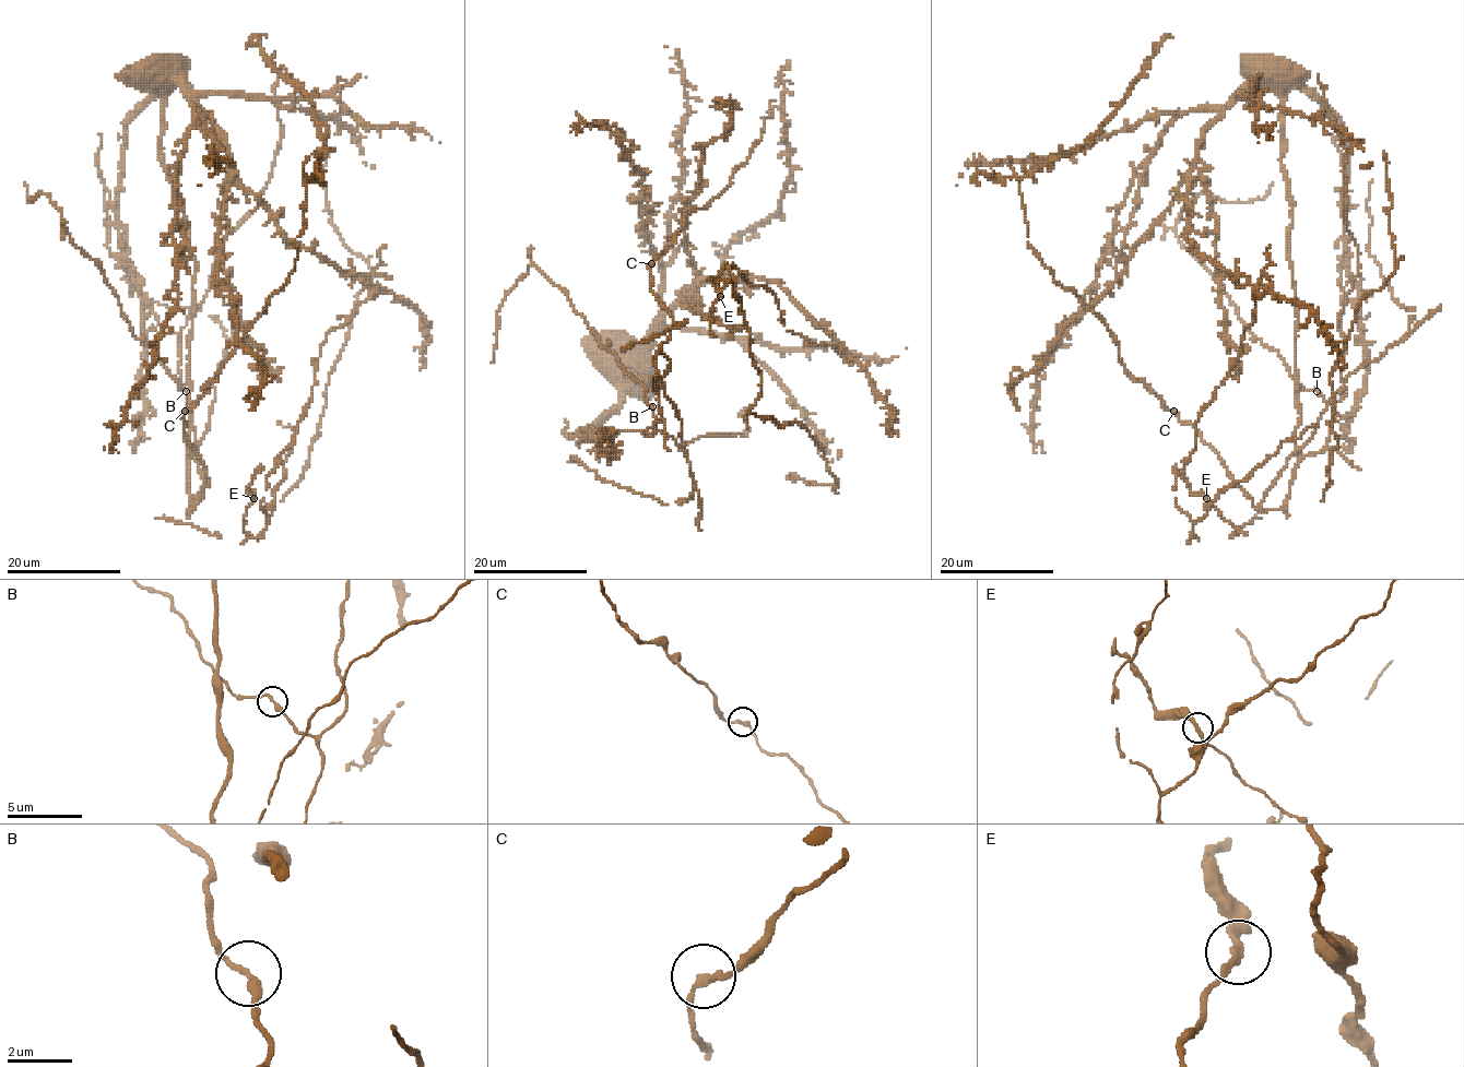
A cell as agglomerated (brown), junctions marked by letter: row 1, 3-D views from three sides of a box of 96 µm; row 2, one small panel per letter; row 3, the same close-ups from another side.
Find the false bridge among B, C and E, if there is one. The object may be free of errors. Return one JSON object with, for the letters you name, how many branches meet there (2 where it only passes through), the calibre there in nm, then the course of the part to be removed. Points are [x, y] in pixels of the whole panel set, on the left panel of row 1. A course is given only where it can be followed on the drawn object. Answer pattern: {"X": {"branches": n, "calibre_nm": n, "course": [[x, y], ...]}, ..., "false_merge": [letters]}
{"false_merge": []}

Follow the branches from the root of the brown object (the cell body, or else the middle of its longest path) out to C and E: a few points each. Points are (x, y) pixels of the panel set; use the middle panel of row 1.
C: (656, 379), (661, 380), (658, 387), (653, 386), (658, 390), (653, 357), (675, 323), (651, 291), (651, 263)
E: (656, 379), (627, 372), (700, 277), (775, 282), (840, 343), (786, 330), (778, 299), (733, 267), (719, 296)

